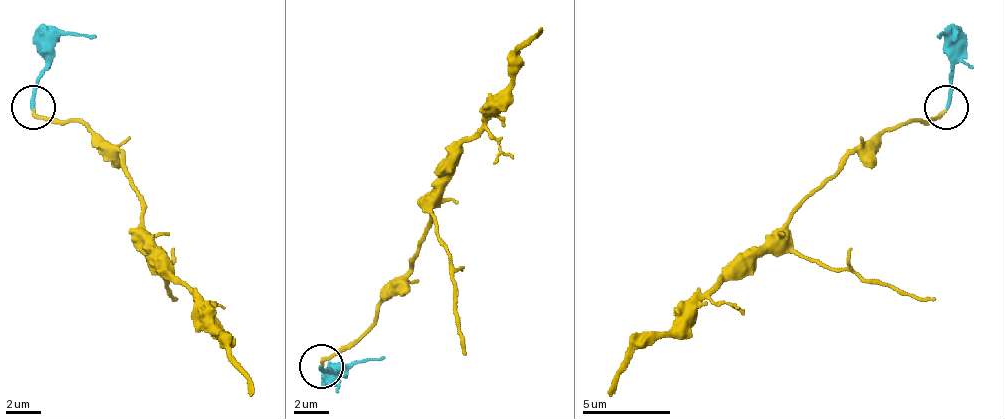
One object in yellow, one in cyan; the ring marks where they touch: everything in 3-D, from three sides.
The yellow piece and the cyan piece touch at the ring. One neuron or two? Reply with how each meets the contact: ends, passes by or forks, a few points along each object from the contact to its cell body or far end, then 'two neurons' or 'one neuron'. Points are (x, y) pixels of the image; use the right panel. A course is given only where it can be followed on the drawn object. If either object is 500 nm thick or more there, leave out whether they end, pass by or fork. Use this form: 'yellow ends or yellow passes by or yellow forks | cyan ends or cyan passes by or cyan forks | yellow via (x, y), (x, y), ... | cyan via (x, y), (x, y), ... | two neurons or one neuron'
yellow ends | cyan ends | yellow via (947, 110), (881, 128), (851, 154), (802, 207), (749, 251), (705, 295), (652, 335), (613, 379), (608, 397) | cyan via (947, 106), (952, 53), (943, 36), (939, 36) | one neuron

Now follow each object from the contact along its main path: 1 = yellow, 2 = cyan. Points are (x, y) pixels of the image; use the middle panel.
1: (320, 367), (368, 327), (377, 301), (408, 270), (430, 222), (439, 169), (483, 125), (509, 72), (540, 28)
2: (320, 367), (333, 371), (351, 362), (386, 358)

